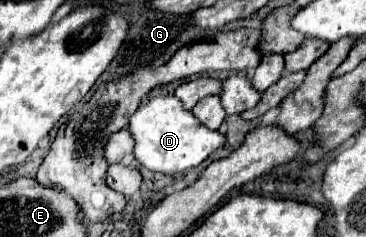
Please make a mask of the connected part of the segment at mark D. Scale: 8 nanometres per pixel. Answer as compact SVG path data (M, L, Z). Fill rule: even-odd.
M158 96L158 98L148 100L144 108L136 110L128 118L128 126L130 126L130 134L136 140L134 158L144 168L154 170L154 172L162 172L162 174L180 174L184 170L190 170L190 168L198 166L200 162L204 162L214 150L218 150L218 148L222 148L226 144L226 136L220 130L210 130L202 122L198 122L198 118L190 110L186 110L176 96Z

